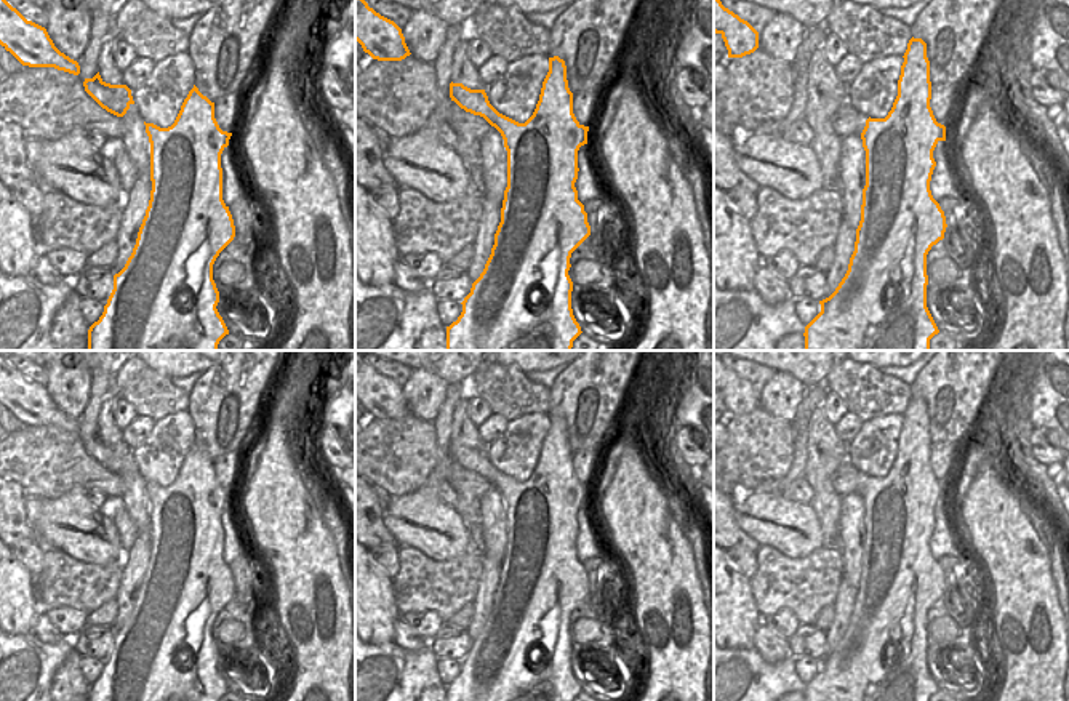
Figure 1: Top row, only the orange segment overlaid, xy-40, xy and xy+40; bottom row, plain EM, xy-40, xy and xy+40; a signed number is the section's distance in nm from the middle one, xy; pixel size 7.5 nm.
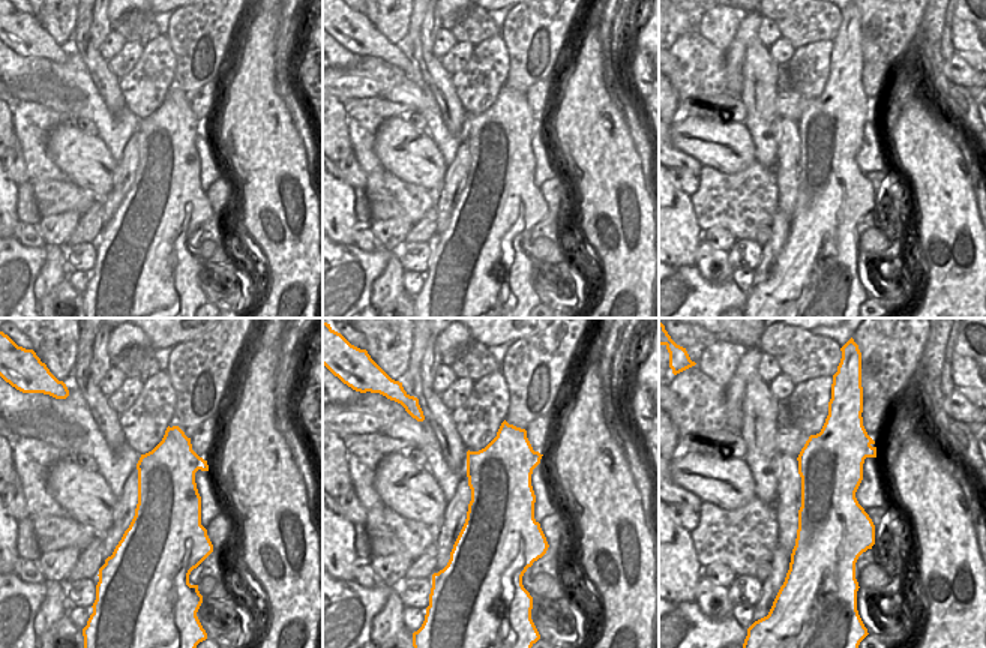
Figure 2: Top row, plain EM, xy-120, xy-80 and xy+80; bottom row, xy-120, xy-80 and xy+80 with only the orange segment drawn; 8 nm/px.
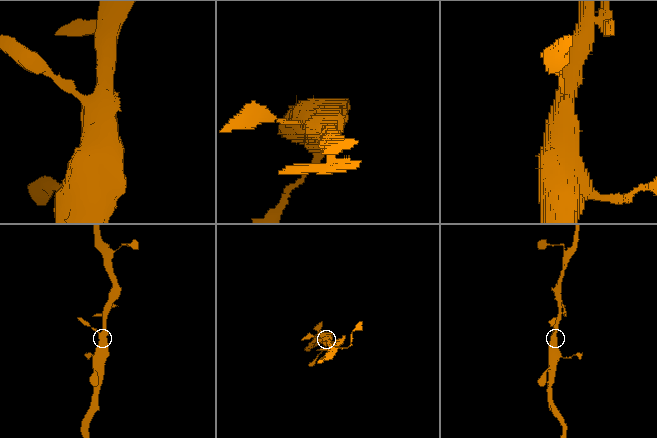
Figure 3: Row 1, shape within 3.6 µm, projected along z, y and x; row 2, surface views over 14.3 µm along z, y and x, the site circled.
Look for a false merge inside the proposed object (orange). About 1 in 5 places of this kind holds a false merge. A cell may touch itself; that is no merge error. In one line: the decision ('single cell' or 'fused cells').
single cell

